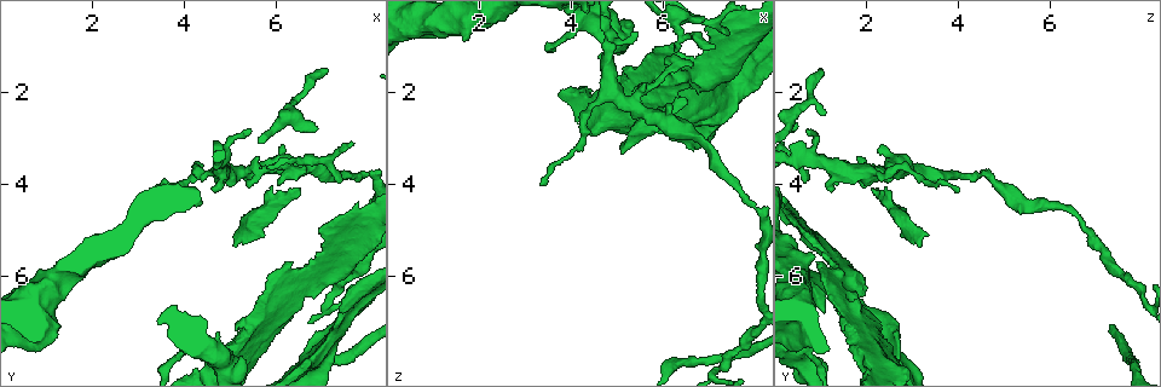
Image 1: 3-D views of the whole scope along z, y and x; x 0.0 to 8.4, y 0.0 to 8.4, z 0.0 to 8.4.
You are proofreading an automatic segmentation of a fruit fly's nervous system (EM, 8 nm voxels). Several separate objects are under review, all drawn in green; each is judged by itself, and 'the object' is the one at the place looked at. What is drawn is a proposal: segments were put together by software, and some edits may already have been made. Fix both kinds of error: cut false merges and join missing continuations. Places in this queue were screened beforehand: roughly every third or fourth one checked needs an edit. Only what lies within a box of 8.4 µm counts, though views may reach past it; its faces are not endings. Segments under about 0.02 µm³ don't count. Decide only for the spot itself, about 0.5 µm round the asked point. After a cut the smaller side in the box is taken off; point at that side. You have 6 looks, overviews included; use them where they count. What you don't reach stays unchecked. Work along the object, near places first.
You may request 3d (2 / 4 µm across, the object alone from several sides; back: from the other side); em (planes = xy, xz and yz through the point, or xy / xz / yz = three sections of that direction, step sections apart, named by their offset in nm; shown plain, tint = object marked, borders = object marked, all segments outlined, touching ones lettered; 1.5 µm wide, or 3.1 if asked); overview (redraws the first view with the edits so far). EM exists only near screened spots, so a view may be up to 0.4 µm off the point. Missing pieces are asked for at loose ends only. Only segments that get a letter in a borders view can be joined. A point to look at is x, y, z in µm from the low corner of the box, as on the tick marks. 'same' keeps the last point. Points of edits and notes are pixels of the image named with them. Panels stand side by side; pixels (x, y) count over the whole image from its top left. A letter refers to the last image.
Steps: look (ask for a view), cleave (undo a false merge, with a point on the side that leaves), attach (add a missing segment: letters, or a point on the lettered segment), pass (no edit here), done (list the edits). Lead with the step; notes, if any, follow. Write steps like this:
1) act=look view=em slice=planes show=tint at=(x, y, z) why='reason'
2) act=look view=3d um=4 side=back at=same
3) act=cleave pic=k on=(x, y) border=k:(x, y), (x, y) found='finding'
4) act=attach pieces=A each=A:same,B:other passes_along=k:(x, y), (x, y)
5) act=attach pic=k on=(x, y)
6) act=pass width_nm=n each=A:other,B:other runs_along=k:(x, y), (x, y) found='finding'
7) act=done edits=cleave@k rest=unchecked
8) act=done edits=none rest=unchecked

act=look view=em slice=yz step=8 show=tint at=(6.80, 6.05, 1.65) why='arms part here'

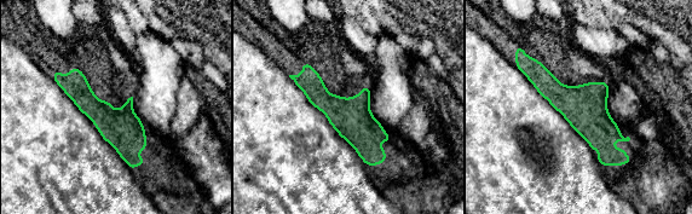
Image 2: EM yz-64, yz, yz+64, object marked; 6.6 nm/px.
act=look view=em slice=planes show=borders at=same why='cut it another way'

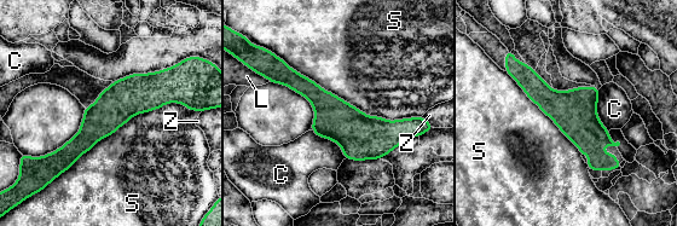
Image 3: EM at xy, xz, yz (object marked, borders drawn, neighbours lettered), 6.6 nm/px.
act=pass width_nm=260 each=C:other,L:other,S:other,Z:other runs_along=3:(282, 81), (352, 129), (417, 123) found='continuous, no second cell'

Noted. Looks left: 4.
act=look view=3d um=2 at=(6.95, 7.60, 2.55)

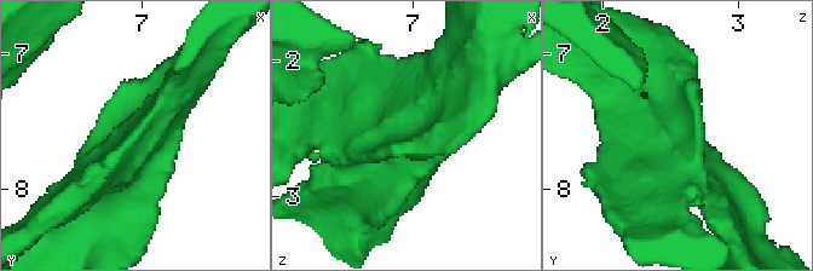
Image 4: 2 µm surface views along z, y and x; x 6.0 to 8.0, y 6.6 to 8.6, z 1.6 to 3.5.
act=look view=em slice=planes show=borders at=(6.94, 7.68, 2.56)

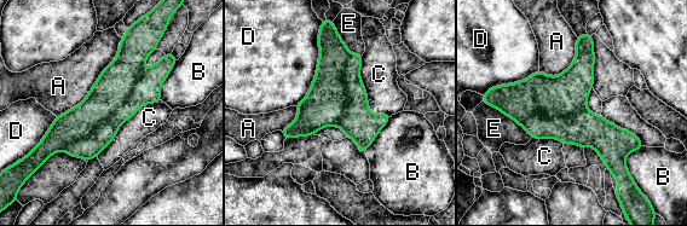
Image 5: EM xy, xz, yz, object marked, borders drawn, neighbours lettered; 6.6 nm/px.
act=cleave pic=5 on=(90, 146) longest_contact=A:700nm each=A:other,B:other,C:other,D:other,E:other part_leaving=5:(163, 64), (88, 148), (68, 150) found='two cells meet here'

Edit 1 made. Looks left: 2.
act=done edits=cleave@5 rest=unchecked

